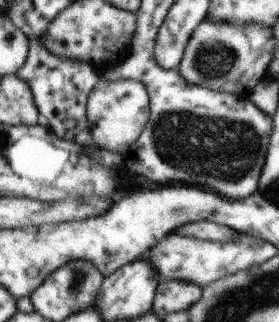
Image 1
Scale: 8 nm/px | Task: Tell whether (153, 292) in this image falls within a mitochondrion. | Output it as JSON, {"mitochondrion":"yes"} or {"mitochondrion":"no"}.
{"mitochondrion":"no"}

